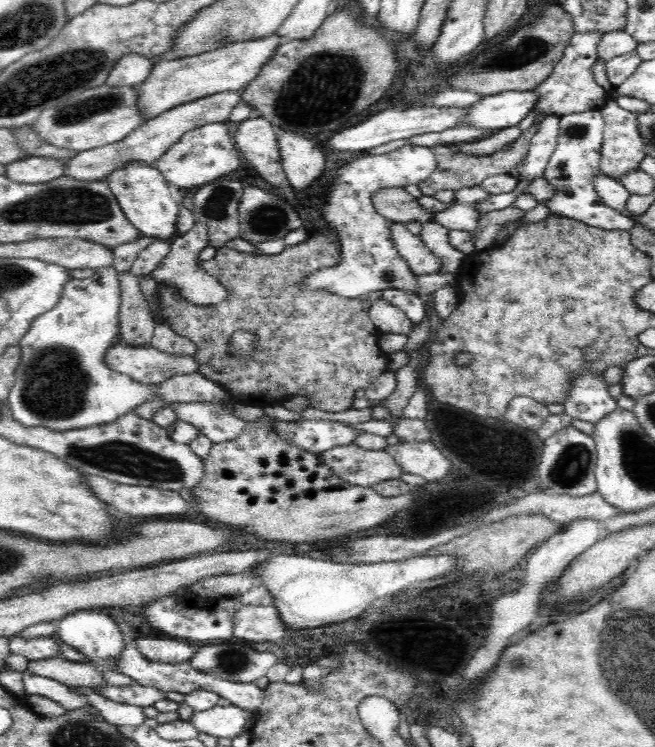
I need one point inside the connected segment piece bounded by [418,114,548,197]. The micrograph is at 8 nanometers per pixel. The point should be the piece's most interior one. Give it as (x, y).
(456, 170)

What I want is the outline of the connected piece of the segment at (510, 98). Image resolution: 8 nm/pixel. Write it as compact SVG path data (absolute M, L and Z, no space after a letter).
M506 91L483 96L476 104L468 106L464 122L458 126L482 127L490 130L517 127L524 116L538 104L538 93L529 91Z

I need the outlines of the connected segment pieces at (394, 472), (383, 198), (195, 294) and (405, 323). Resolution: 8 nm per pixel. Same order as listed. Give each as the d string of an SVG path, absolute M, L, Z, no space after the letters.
M350 444L334 446L322 457L338 477L358 486L373 487L390 479L400 479L404 473L386 450L365 450Z
M387 187L378 190L371 199L373 207L384 218L389 221L408 222L434 221L434 213L427 212L414 196L411 196L402 187Z
M194 222L189 232L182 236L176 237L170 245L170 252L166 255L151 272L151 277L160 284L173 286L179 290L181 297L196 306L209 306L225 302L228 291L216 277L210 275L206 270L200 267L200 252L210 245L210 235L203 222Z
M383 298L377 300L370 308L369 316L372 322L384 332L408 336L412 330L410 319L406 314Z

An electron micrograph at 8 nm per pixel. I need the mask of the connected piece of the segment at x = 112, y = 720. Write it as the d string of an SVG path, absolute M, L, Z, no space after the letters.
M90 694L88 704L97 708L106 722L121 729L143 726L147 718L142 707L112 701L99 694Z

